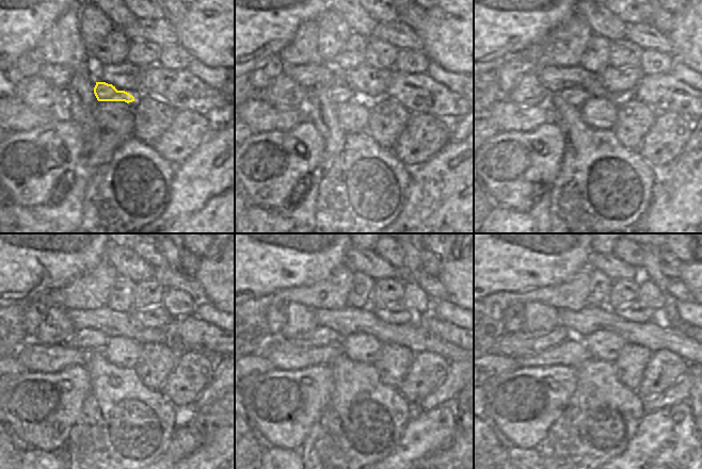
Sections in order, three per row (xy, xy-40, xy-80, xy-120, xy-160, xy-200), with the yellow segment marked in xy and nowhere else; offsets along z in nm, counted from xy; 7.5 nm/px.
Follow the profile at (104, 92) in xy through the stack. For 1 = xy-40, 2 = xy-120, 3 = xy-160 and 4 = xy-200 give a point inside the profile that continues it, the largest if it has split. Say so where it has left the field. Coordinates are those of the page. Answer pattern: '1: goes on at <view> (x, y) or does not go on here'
1: goes on at xy-40 (338, 94)
2: goes on at xy-120 (86, 339)
3: goes on at xy-160 (321, 336)
4: goes on at xy-200 (520, 343)

